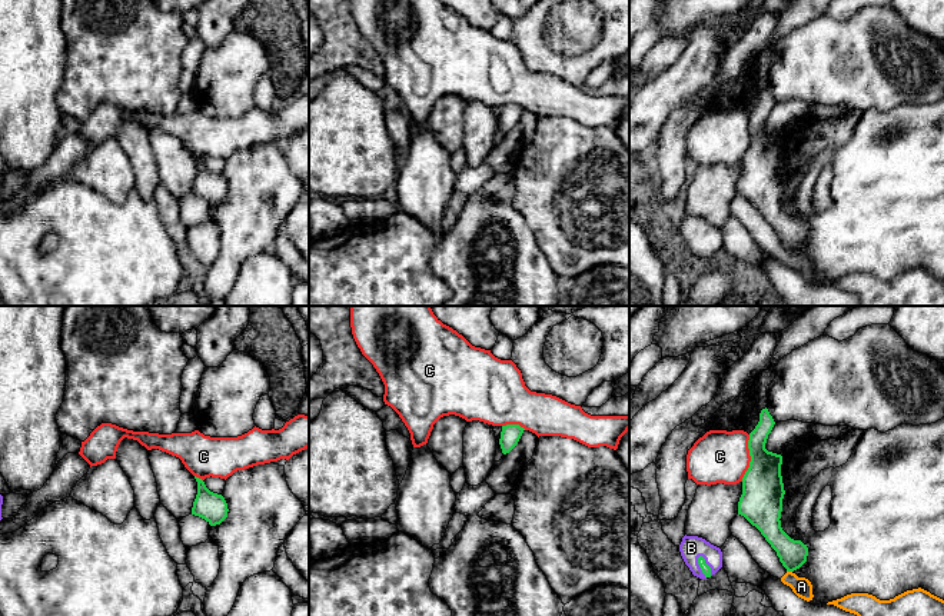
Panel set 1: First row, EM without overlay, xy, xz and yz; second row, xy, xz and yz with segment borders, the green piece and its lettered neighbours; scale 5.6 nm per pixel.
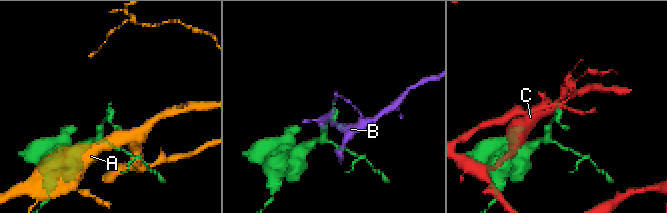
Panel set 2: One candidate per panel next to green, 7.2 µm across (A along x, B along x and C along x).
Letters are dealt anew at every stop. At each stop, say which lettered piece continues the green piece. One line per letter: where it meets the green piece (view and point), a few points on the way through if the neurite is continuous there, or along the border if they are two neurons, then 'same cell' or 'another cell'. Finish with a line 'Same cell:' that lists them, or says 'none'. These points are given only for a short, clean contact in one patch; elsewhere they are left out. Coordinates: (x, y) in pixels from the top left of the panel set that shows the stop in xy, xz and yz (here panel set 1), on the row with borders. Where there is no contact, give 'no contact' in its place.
A: meets green in yz at (790, 570); border along yz (787, 570), (791, 572); another cell
B: meets green in yz at (700, 566); runs through yz (705, 569), (700, 566), (698, 555), (691, 548); same cell
C: meets green in yz at (751, 458); border along yz (750, 435), (750, 466), (741, 480); another cell
Same cell: B

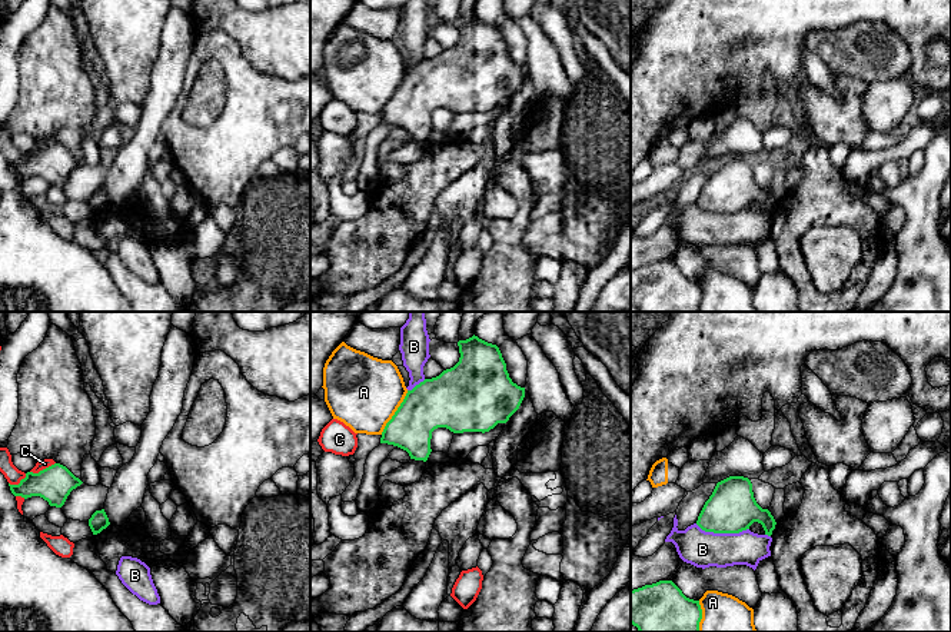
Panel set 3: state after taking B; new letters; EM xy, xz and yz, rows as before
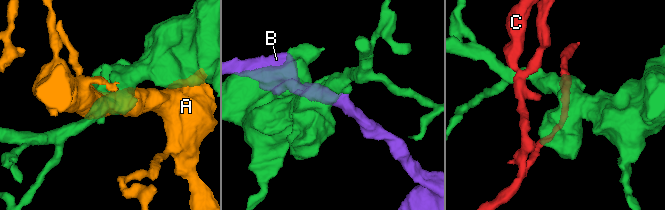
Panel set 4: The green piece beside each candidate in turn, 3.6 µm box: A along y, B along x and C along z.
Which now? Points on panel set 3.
A: meets green in xz at (395, 412); another cell
B: meets green in yz at (722, 532); another cell
C: meets green in xy at (43, 469); another cell
Same cell: none

